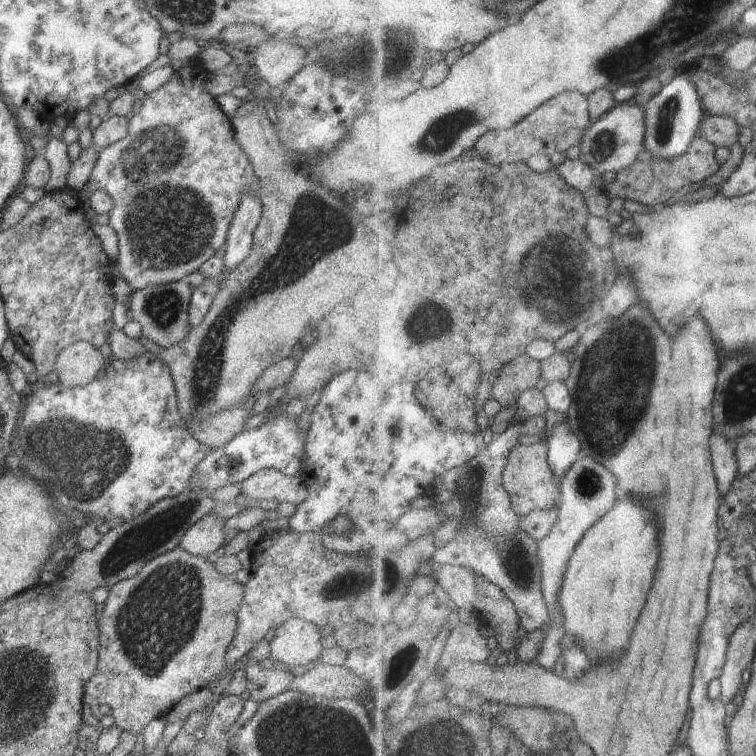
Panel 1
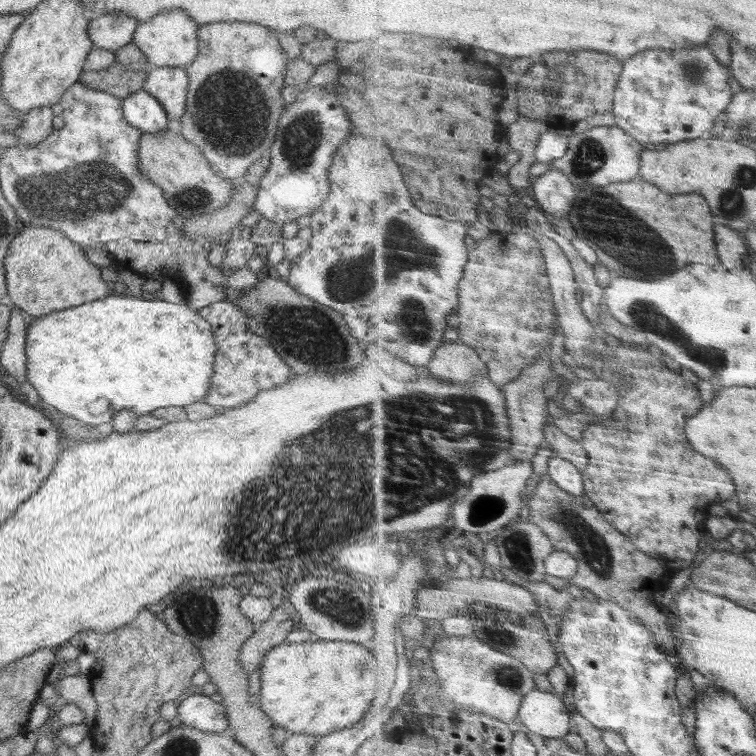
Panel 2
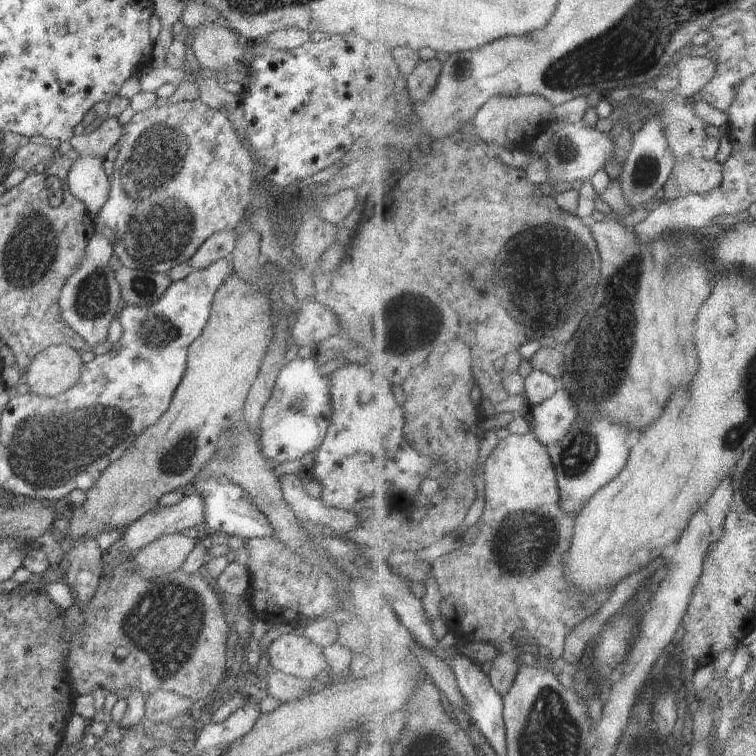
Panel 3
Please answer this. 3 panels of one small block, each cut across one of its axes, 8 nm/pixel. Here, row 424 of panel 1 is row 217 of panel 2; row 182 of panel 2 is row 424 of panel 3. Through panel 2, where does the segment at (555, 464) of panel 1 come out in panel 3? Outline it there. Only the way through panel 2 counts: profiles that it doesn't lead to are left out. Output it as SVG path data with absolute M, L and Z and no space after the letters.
M561 382L558 392L551 399L534 408L534 431L548 448L553 447L566 438L579 415L579 408Z

